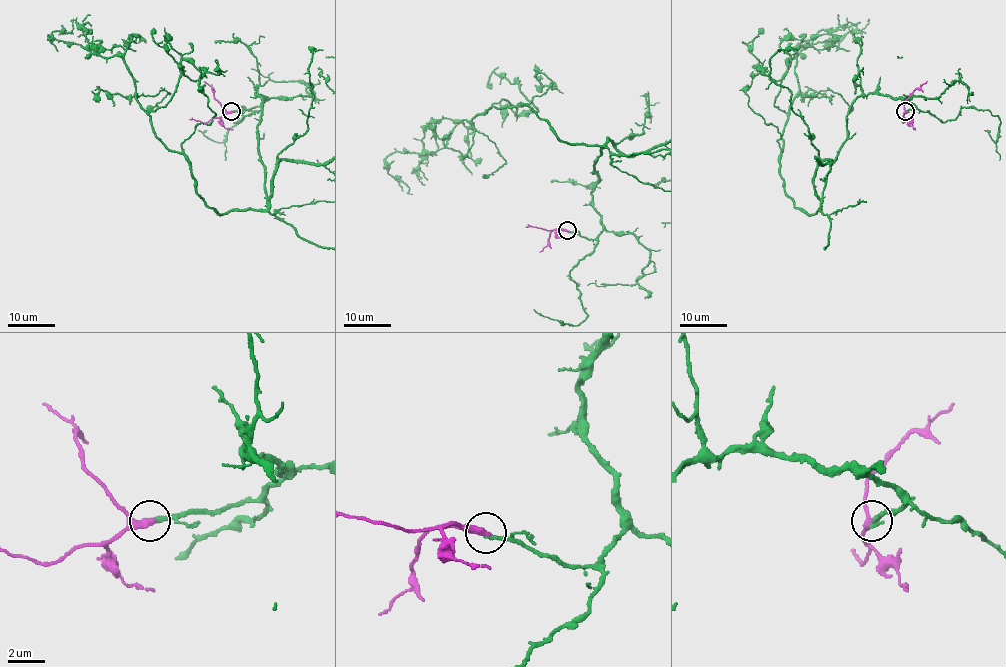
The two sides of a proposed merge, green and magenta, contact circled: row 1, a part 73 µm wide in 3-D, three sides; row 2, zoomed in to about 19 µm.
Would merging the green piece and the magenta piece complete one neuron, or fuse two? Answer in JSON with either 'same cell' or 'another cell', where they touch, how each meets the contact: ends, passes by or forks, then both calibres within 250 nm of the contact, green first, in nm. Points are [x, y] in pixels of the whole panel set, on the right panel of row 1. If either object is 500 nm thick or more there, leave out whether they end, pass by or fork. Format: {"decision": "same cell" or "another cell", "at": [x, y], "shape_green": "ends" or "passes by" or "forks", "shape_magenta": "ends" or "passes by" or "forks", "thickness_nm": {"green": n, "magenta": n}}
{"decision": "same cell", "at": [905, 111], "shape_green": "ends", "shape_magenta": "ends", "thickness_nm": {"green": 240, "magenta": 420}}

